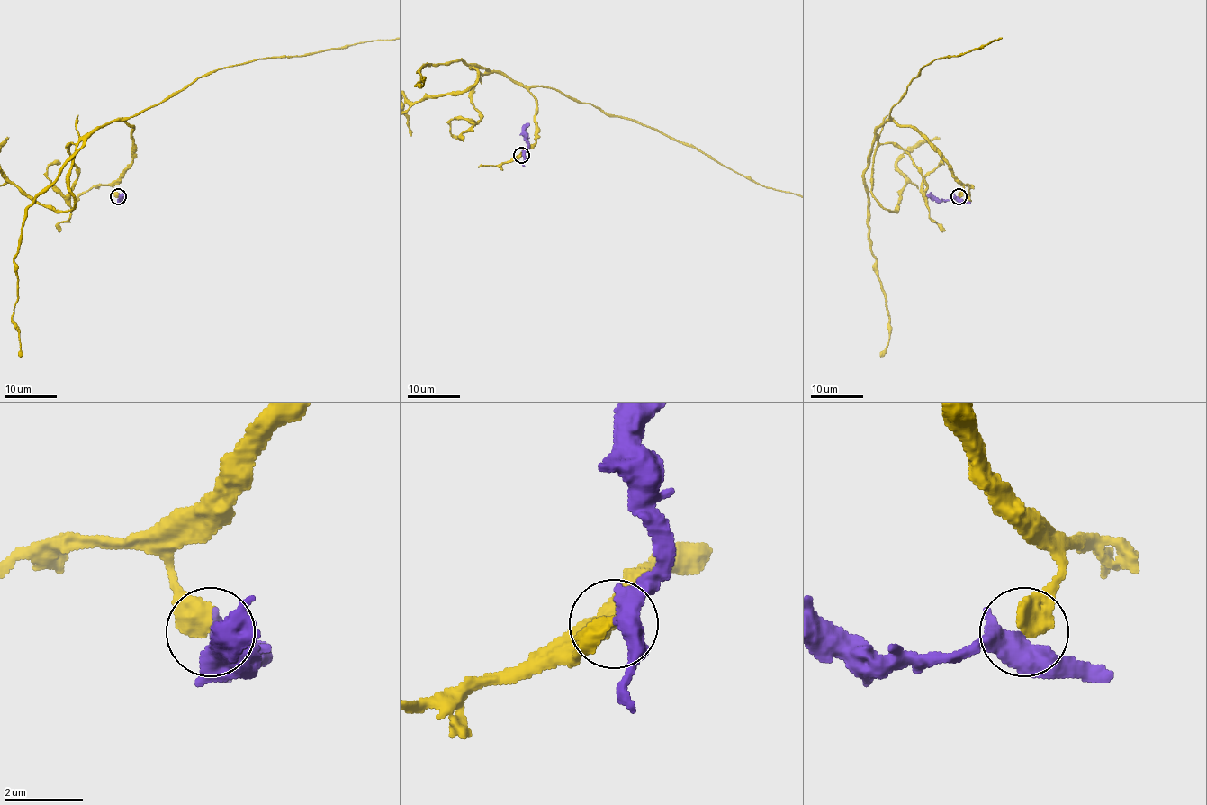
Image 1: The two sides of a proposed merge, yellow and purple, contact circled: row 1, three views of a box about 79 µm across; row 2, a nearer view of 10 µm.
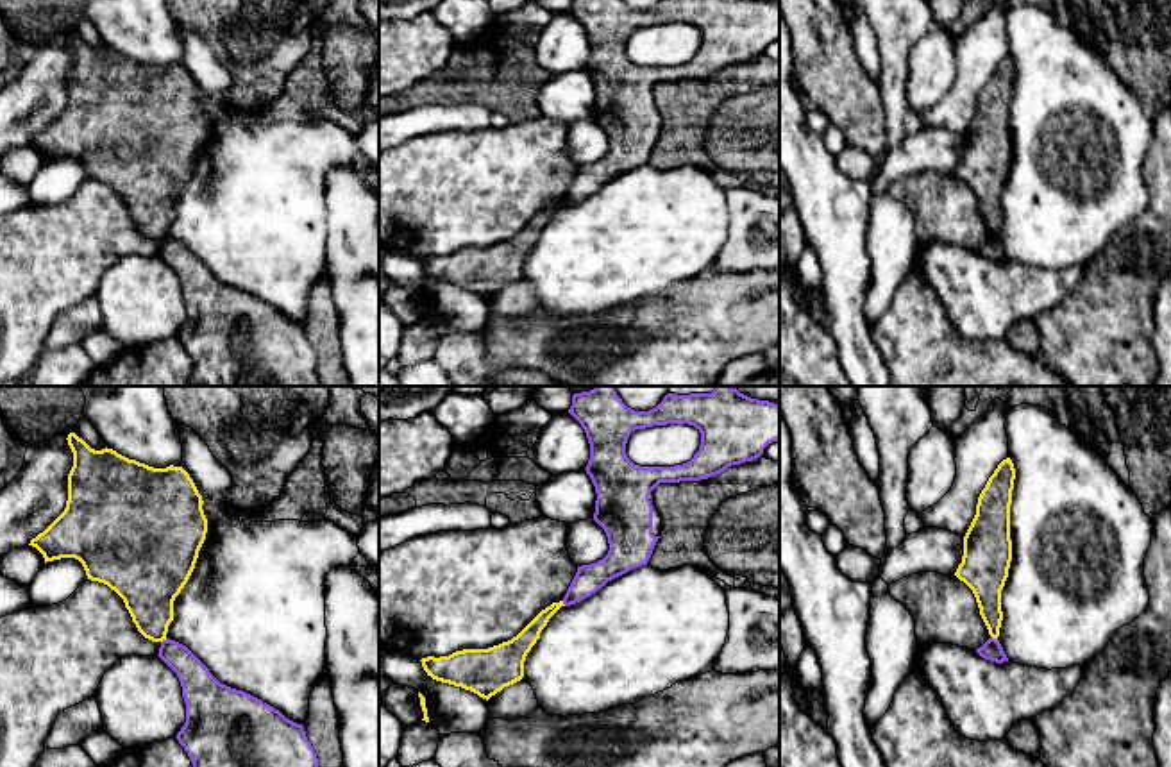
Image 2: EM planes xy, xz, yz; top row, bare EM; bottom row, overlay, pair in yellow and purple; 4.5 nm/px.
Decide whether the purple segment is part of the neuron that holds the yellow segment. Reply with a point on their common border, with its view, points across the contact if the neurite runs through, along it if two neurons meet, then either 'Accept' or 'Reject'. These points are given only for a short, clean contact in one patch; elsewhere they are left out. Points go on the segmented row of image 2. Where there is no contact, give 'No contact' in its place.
Touches yellow at yz (994, 637). Boundary: yz (991, 635), (996, 640). Reject

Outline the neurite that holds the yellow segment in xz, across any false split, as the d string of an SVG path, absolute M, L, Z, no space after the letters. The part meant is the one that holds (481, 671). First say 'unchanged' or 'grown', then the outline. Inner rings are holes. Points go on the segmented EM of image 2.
unchanged; M563 601L542 610L517 636L488 649L463 649L449 656L422 658L422 667L436 681L461 687L490 699L524 678L524 662L549 619Z

